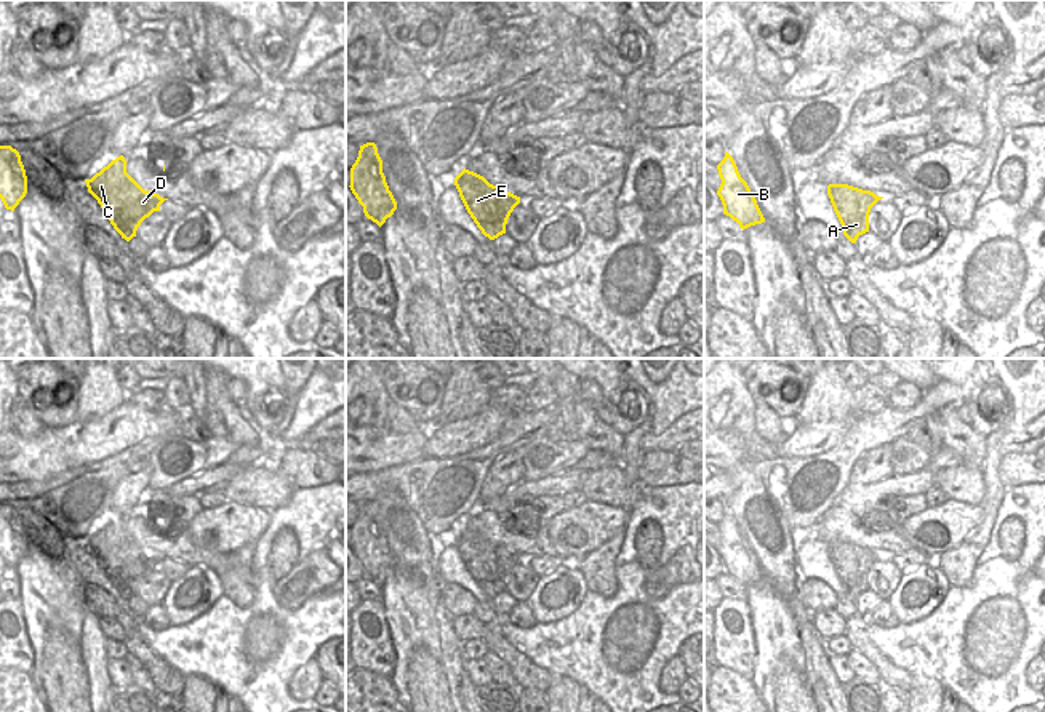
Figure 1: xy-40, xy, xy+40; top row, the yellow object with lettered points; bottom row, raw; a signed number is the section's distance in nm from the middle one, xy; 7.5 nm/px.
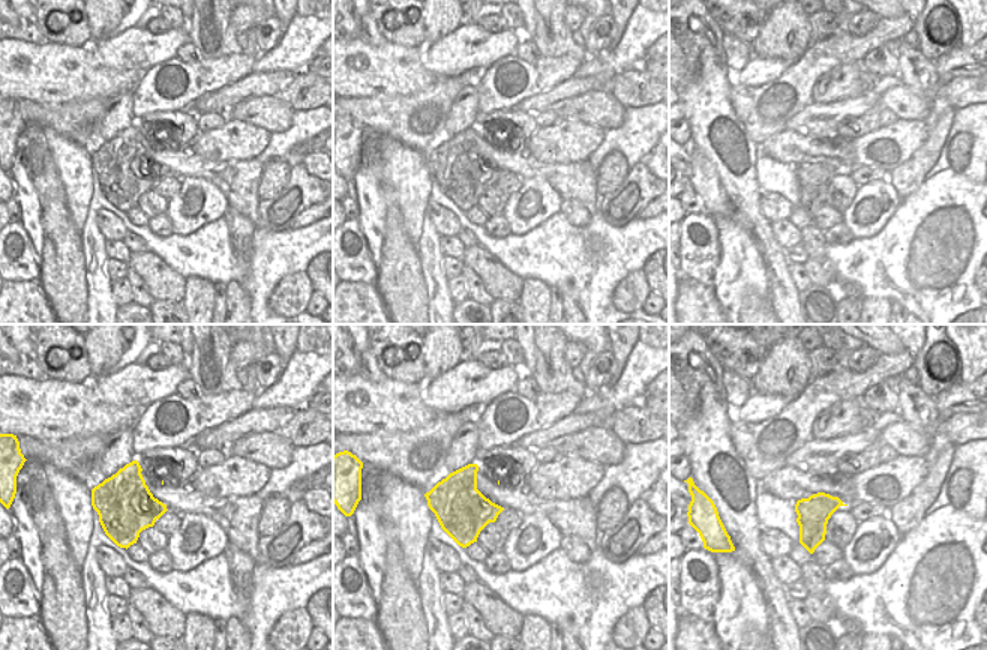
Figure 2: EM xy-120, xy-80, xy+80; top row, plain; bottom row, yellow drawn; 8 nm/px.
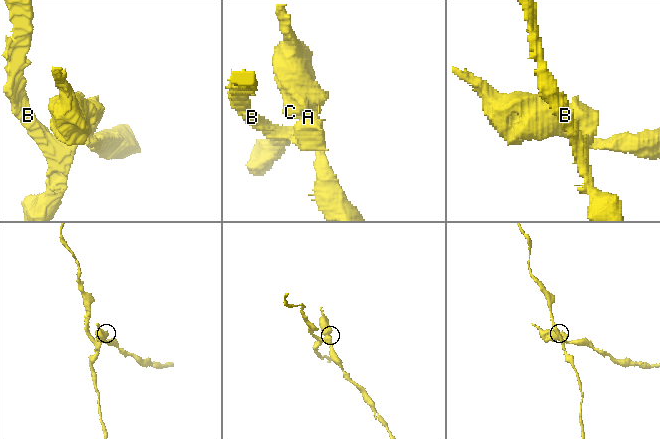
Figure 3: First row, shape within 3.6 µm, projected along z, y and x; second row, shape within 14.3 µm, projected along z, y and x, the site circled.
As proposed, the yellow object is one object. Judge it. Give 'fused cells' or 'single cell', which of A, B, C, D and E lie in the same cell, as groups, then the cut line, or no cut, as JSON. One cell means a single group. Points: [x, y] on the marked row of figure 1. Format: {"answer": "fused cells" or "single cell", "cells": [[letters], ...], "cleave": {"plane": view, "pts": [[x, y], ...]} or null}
{"answer": "fused cells", "cells": [["A", "C", "D", "E"], ["B"]], "cleave": {"plane": "xy+40", "pts": [[864, 191], [872, 196], [872, 205]]}}

